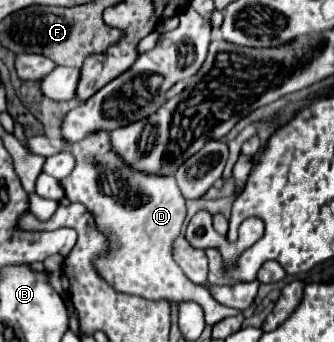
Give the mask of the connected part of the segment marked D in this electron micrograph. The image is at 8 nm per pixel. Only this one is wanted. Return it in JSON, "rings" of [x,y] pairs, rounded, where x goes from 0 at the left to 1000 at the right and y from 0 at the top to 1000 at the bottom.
{"rings":[[[284,386],[213,427],[225,491],[183,526],[195,573],[213,591],[243,591],[284,637],[284,661],[326,702],[326,731],[284,754],[290,801],[350,854],[410,860],[440,877],[578,877],[611,906],[626,953],[710,906],[656,889],[620,842],[578,830],[512,754],[512,713],[545,681],[560,629],[548,567],[518,515],[452,515],[380,491],[356,450],[332,433],[326,386]]]}

